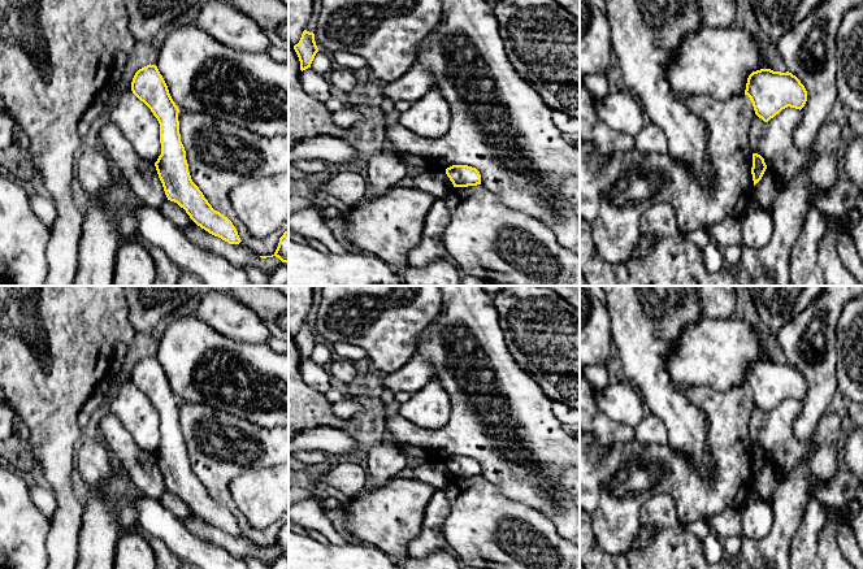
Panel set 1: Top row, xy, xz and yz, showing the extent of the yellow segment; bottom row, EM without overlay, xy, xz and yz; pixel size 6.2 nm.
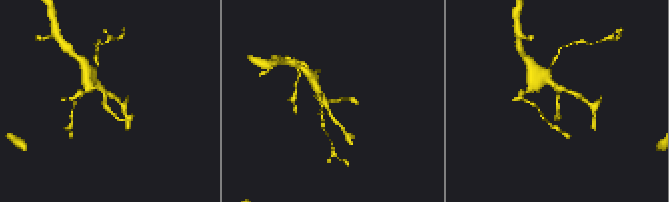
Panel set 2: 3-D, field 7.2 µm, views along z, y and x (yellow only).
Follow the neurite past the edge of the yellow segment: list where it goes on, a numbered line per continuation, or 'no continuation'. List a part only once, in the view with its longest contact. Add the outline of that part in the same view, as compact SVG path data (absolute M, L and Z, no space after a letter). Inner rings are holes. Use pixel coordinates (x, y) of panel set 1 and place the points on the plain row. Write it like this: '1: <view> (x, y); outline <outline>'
no continuation

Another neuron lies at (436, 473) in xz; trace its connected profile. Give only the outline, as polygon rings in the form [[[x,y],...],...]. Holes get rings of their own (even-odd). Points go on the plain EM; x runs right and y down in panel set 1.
[[[426,460],[424,464],[413,469],[413,478],[430,485],[433,487],[444,488],[454,475],[443,460]]]

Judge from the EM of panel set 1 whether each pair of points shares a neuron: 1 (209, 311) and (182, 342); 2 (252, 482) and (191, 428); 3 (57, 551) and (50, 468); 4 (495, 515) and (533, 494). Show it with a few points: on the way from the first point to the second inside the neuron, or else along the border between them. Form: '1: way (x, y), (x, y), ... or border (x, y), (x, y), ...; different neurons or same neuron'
1: border (193, 315), (228, 335); different neurons
2: border (272, 465), (237, 476), (230, 482), (233, 502); different neurons
3: way (64, 530), (63, 489); same neuron
4: border (493, 485), (510, 498), (525, 503), (546, 516); different neurons

